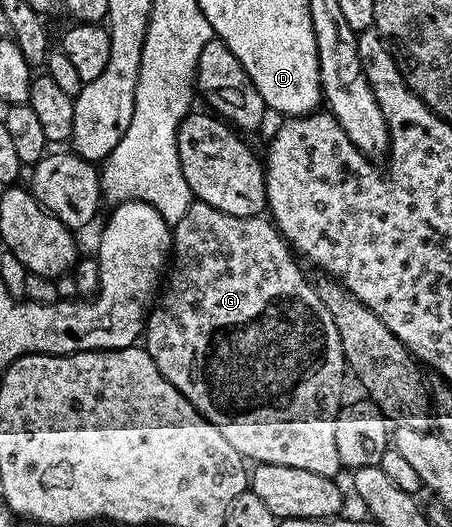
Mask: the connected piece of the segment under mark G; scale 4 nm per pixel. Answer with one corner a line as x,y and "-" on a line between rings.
193,200
186,215
182,215
180,222
172,229
172,252
170,268
166,273
166,284
148,314
146,332
143,334
142,341
164,378
207,421
214,423
214,427
218,427
218,431
229,441
230,447
234,447
234,451
238,451
245,460
257,464
301,468
304,471
334,479
342,471
342,463
338,459
335,446
334,423
337,421
343,402
344,373
346,377
344,352
334,319
330,319
330,311
326,311
322,299
316,294
310,281
308,285
303,271
296,266
295,260
297,261
297,258
288,242
281,237
280,230
267,216
235,217
210,207
205,201

